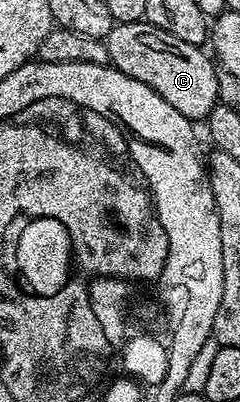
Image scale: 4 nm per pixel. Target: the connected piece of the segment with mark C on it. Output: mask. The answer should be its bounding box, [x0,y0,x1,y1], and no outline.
[104,21,218,121]

